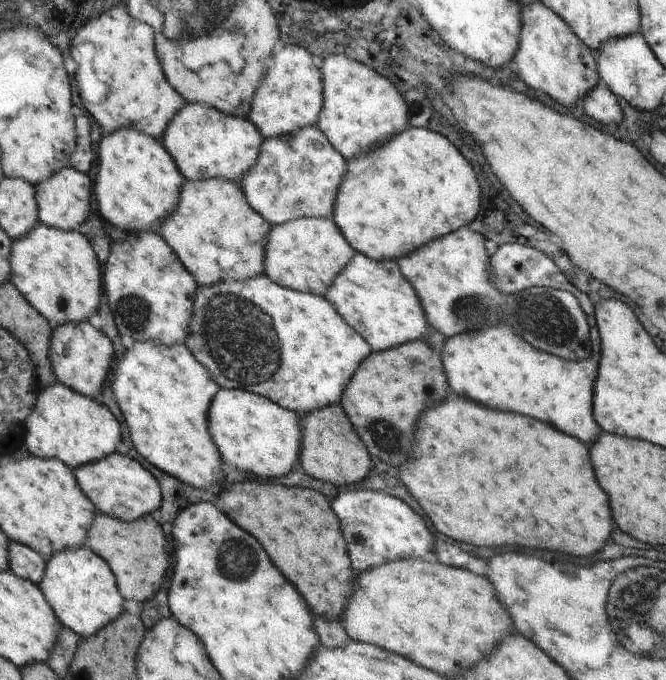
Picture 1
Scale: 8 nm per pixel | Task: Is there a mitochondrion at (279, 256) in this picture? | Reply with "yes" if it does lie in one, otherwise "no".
no

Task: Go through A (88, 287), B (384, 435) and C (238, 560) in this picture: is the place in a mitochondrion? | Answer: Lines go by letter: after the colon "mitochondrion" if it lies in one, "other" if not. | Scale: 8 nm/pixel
A: other
B: mitochondrion
C: mitochondrion

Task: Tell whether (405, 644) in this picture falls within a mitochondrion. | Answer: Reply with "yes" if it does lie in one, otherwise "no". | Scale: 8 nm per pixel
no

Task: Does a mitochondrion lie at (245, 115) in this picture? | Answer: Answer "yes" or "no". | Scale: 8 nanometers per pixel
no

